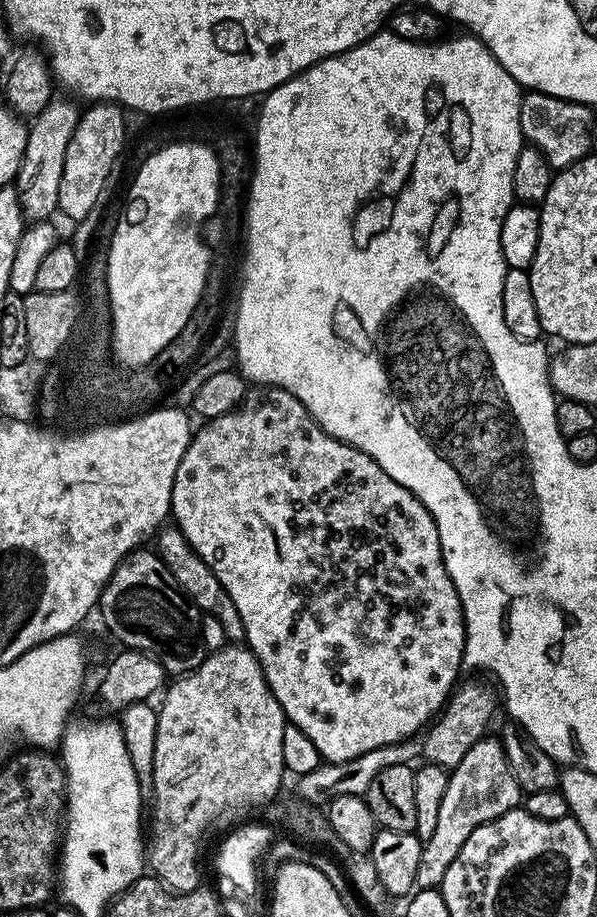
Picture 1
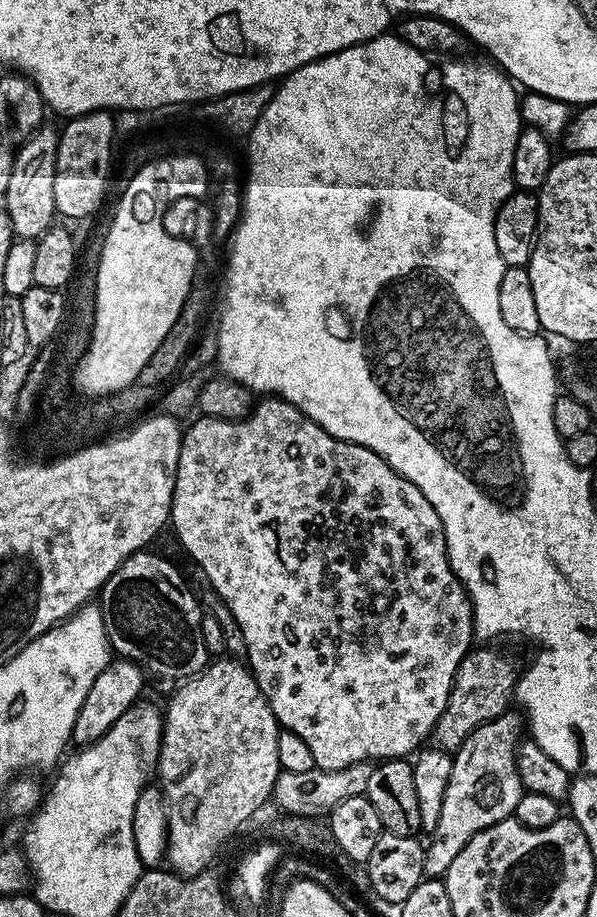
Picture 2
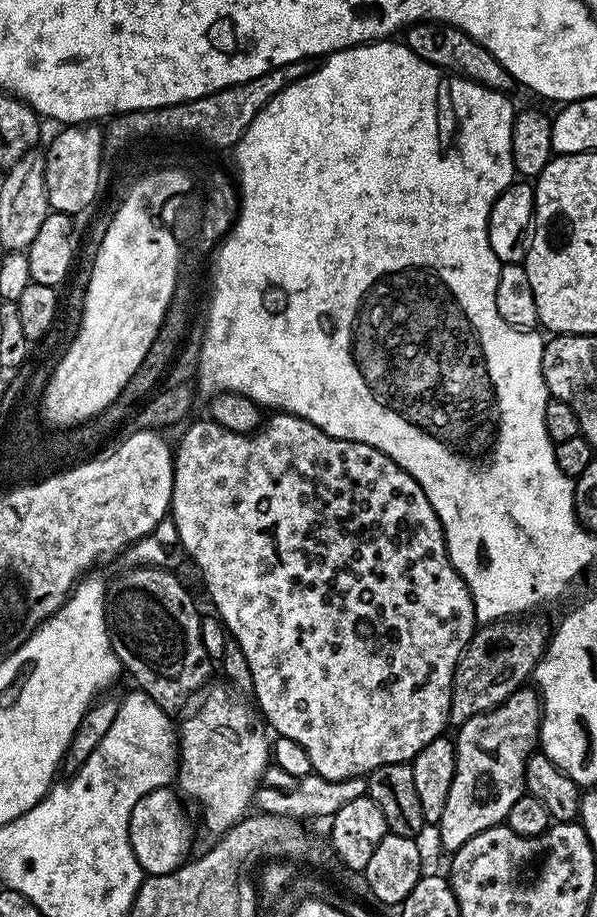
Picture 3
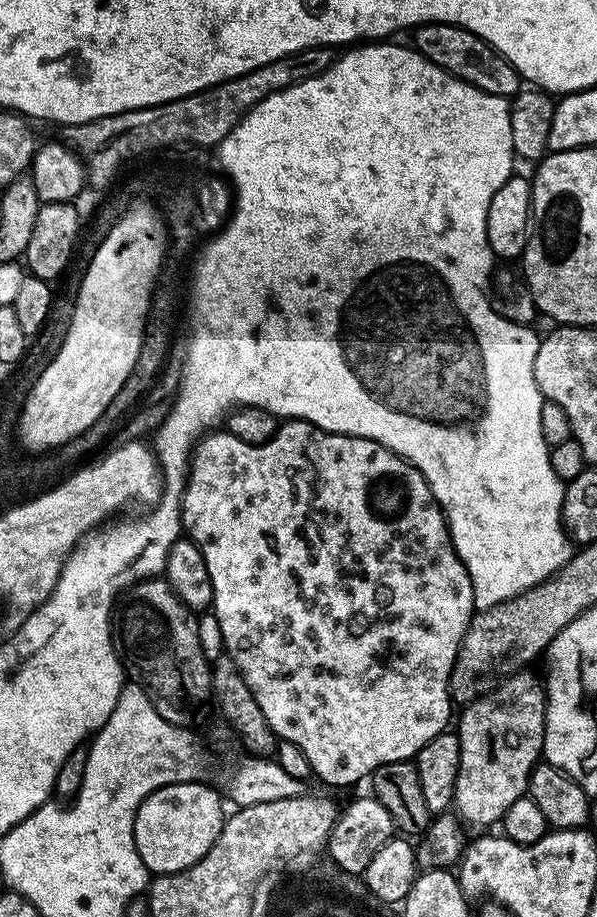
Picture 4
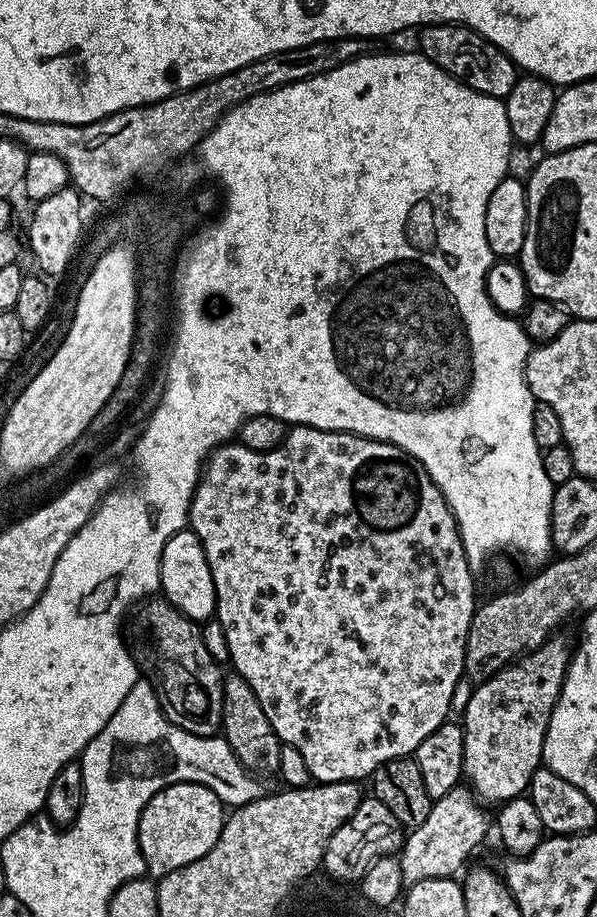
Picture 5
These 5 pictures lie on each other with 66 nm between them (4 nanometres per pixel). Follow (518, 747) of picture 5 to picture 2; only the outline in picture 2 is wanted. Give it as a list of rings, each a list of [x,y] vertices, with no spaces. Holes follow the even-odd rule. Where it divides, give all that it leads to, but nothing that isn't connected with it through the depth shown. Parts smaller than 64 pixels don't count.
[[[512,710],[506,711],[498,719],[475,728],[466,738],[466,742],[462,742],[462,746],[454,753],[450,782],[446,786],[446,794],[442,802],[442,814],[438,814],[438,826],[436,831],[431,833],[429,839],[432,841],[427,841],[426,844],[424,853],[425,877],[443,877],[444,871],[450,866],[450,862],[454,862],[454,858],[458,858],[462,846],[466,846],[466,842],[470,842],[470,838],[474,834],[509,819],[515,813],[522,795],[520,776],[516,769],[516,753],[518,741],[521,739],[520,724],[522,728],[522,720],[521,717],[519,720],[514,712]]]

